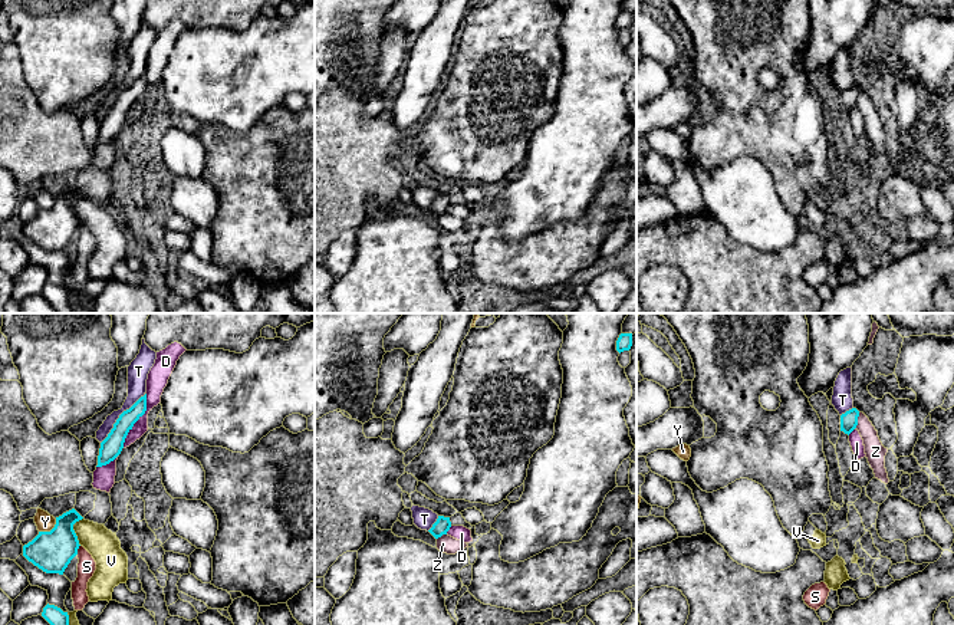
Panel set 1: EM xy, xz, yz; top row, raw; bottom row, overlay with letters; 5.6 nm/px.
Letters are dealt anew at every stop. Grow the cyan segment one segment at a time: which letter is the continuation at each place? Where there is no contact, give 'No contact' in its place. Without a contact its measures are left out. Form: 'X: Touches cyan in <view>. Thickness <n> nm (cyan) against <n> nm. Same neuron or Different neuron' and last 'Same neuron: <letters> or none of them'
D: Touches cyan in xy. Thickness 120 nm (cyan) against 110 nm. Different neuron
S: Touches cyan in xy. Thickness 220 nm (cyan) against 110 nm. Different neuron
T: Touches cyan in xy. Thickness 120 nm (cyan) against 110 nm. Different neuron
V: Touches cyan in xy. Thickness 220 nm (cyan) against 180 nm. Different neuron
Y: Touches cyan in xy. Thickness 220 nm (cyan) against 100 nm. Different neuron
Z: Touches cyan in yz. Thickness 100 nm (cyan) against 110 nm. Different neuron
Same neuron: none of them

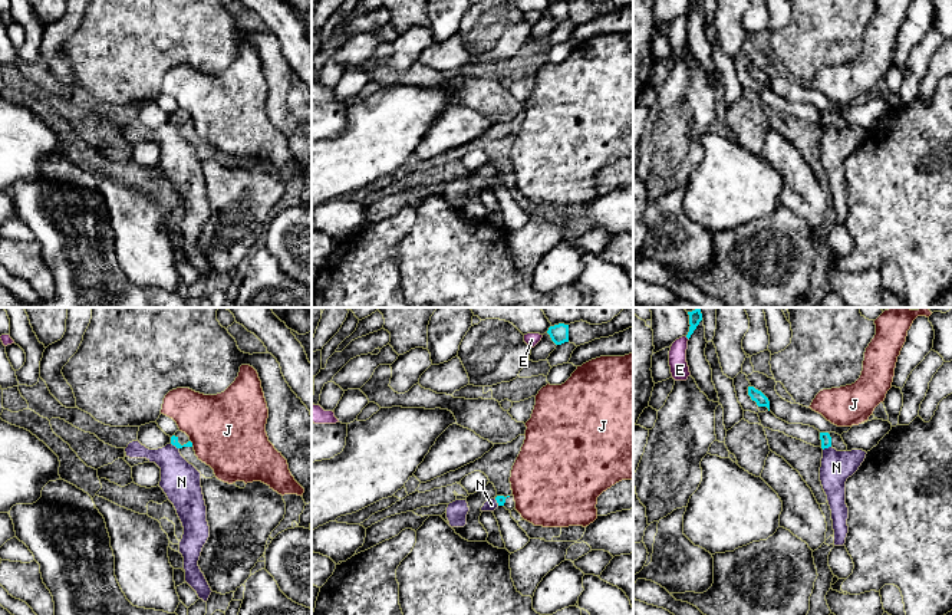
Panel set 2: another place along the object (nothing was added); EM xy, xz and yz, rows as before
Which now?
E: No contact. Different neuron
J: Touches cyan in xy. Thickness 50 nm (cyan) against 420 nm. Different neuron
N: Touches cyan in xy. Thickness 50 nm (cyan) against 220 nm. Different neuron
Same neuron: none of them

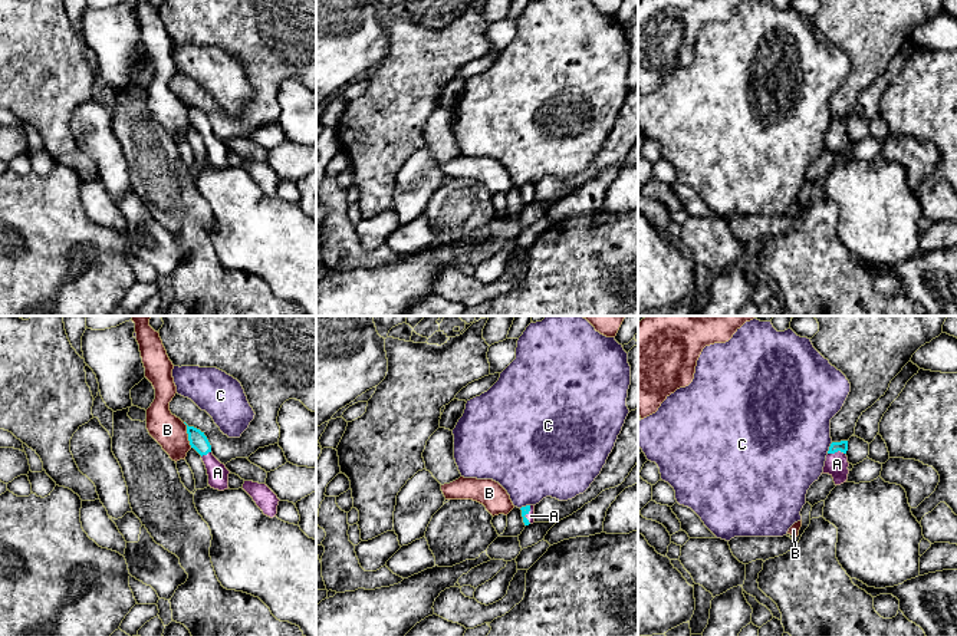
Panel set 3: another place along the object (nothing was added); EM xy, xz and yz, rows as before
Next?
A: Touches cyan in yz. Thickness 60 nm (cyan) against 130 nm. Same neuron
B: Touches cyan in xy. Thickness 100 nm (cyan) against 180 nm. Different neuron
C: Touches cyan in yz. Thickness 60 nm (cyan) against 500 nm. Different neuron
Same neuron: A

